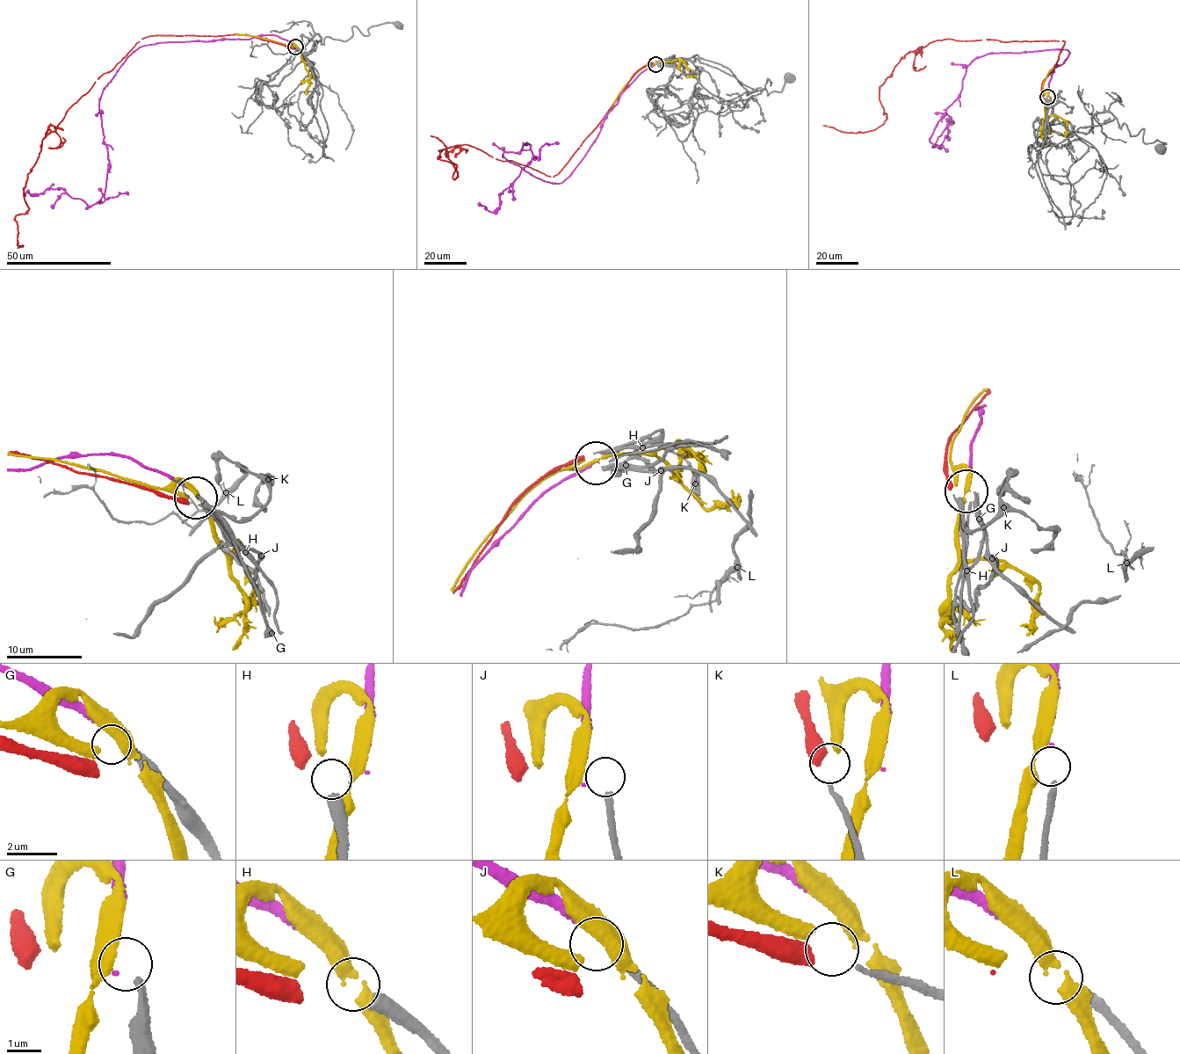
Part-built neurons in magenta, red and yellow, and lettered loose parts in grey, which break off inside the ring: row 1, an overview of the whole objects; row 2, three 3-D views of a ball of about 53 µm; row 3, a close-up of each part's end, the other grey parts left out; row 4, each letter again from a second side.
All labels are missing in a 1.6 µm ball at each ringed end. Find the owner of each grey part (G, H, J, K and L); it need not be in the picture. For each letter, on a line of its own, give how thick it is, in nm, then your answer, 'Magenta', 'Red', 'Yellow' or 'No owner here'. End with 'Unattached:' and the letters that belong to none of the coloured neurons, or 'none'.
G: Thickness 240 nm. No owner here
H: Thickness 440 nm. Yellow
J: Thickness 240 nm. No owner here
K: Thickness 140 nm. Red
L: Thickness 240 nm. Magenta
Unattached: G, J

